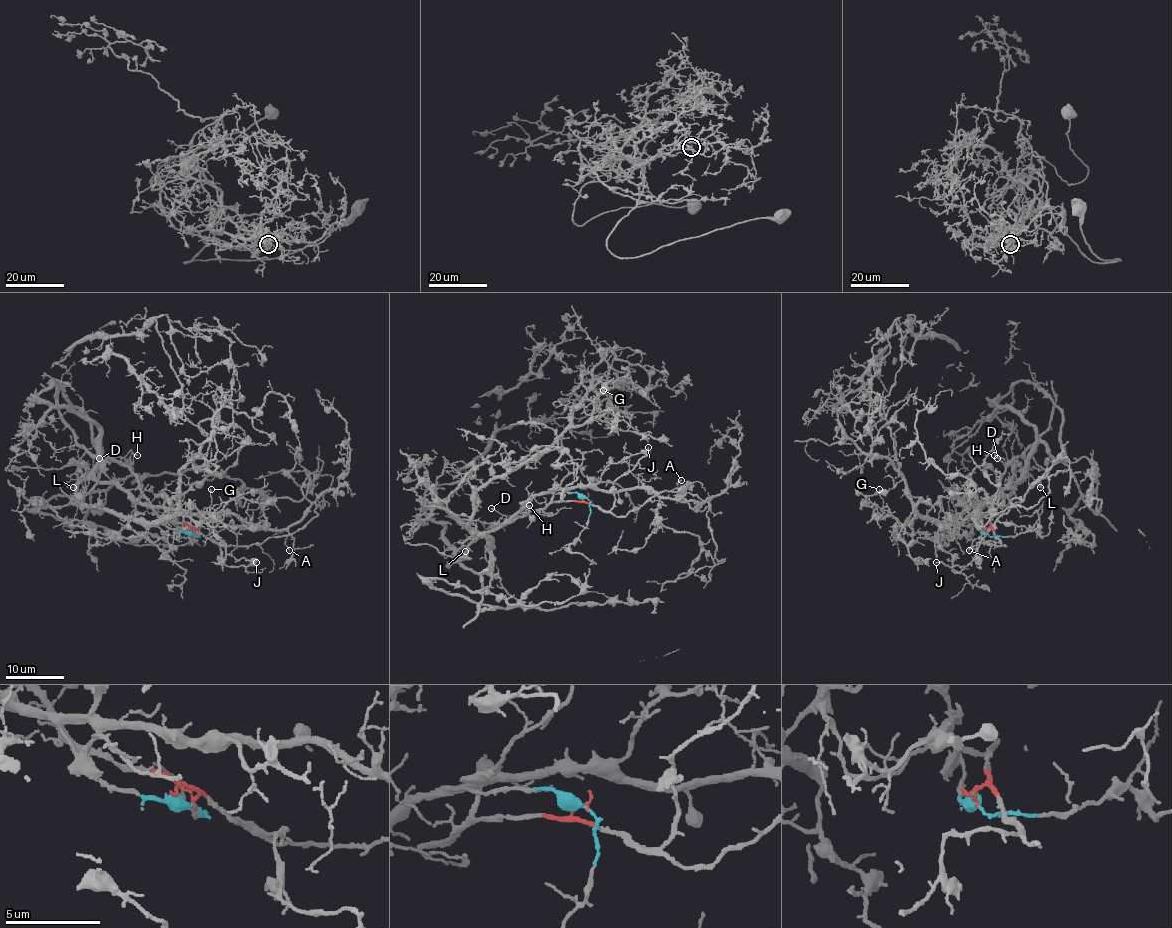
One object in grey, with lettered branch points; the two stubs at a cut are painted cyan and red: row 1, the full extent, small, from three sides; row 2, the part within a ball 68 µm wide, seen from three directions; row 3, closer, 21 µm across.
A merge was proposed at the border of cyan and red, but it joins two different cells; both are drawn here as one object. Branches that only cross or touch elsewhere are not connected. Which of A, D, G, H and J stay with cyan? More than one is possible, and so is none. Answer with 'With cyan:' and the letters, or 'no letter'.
With cyan: G

